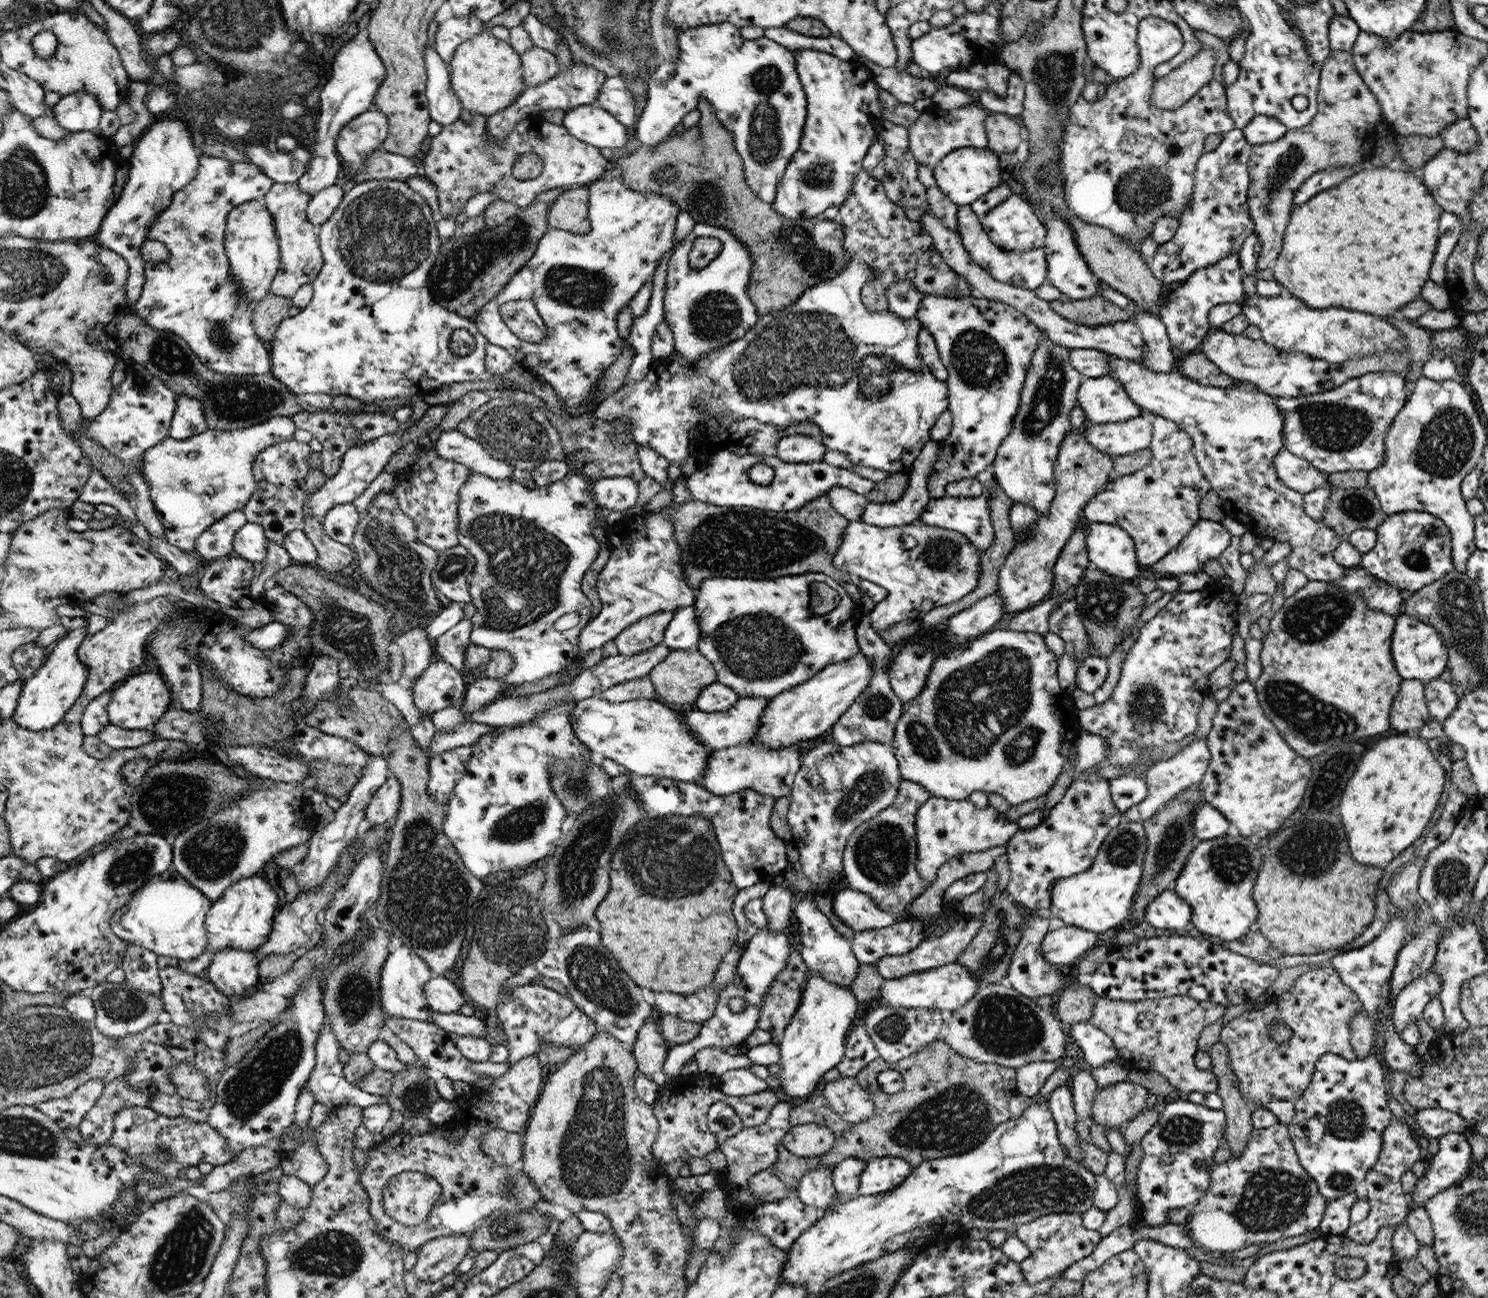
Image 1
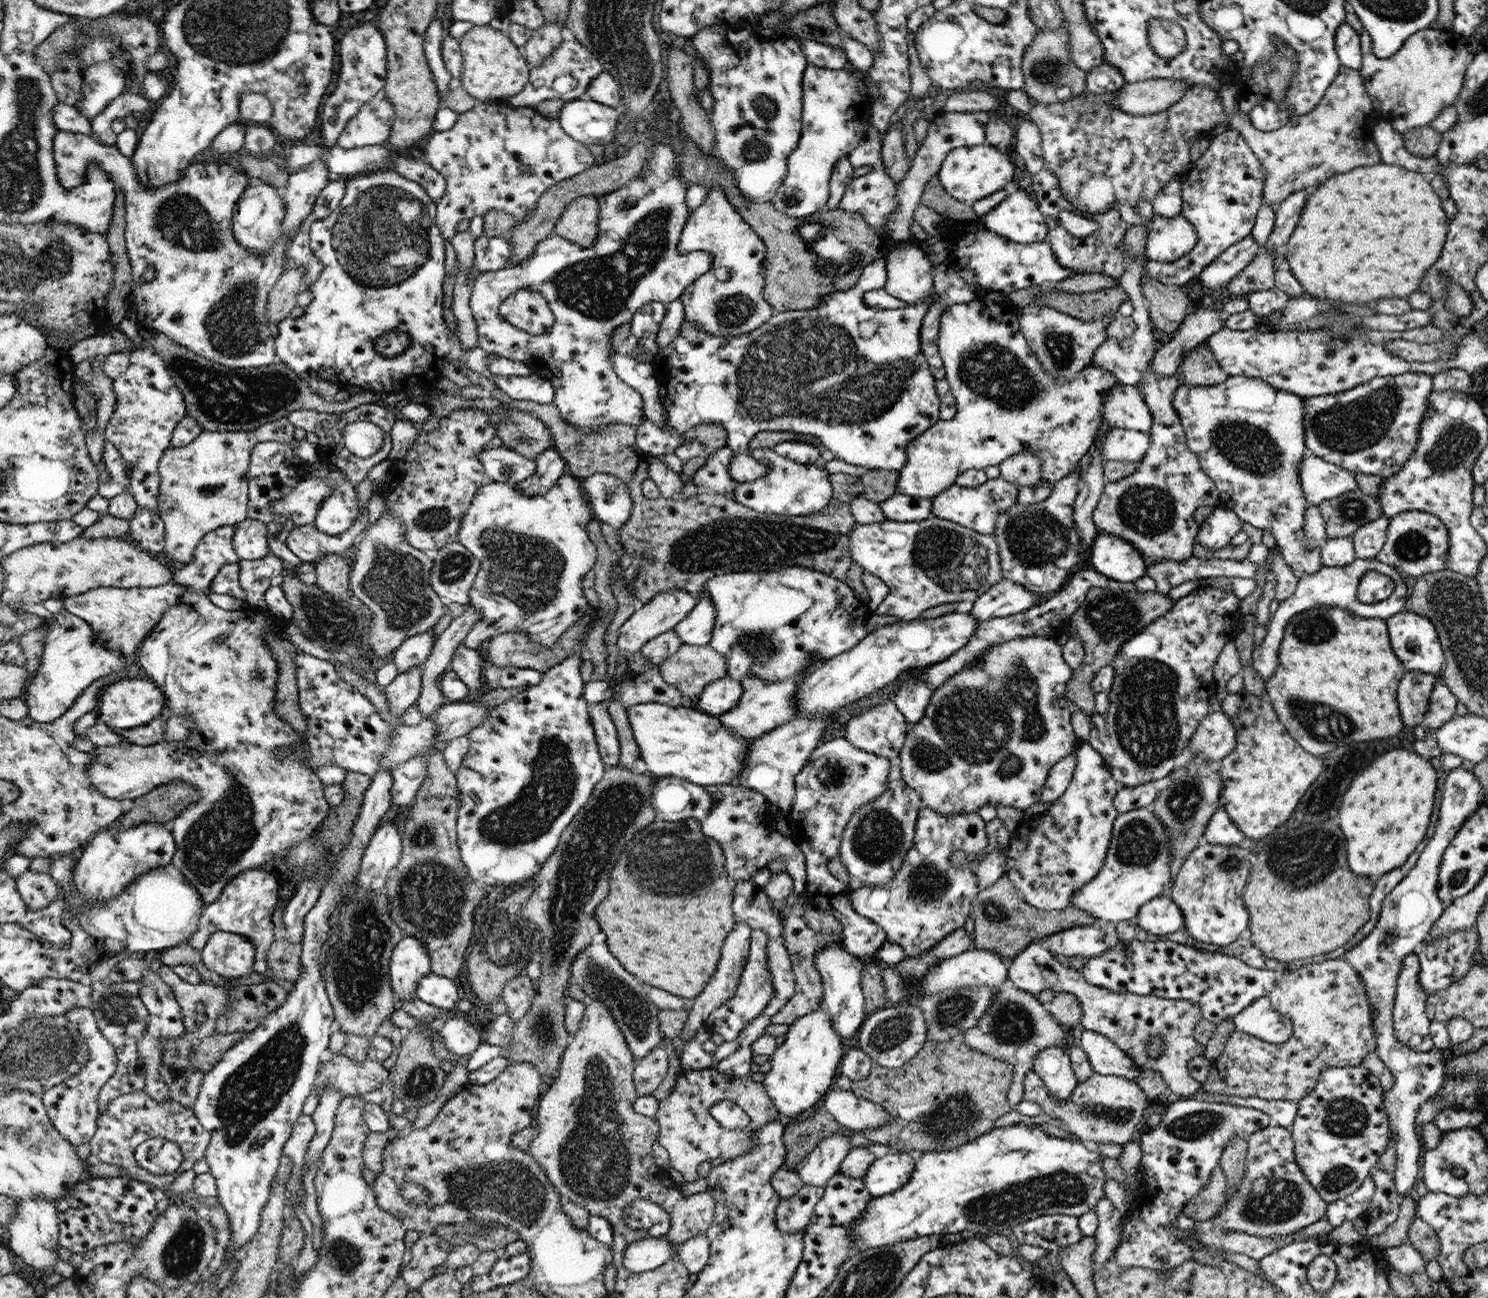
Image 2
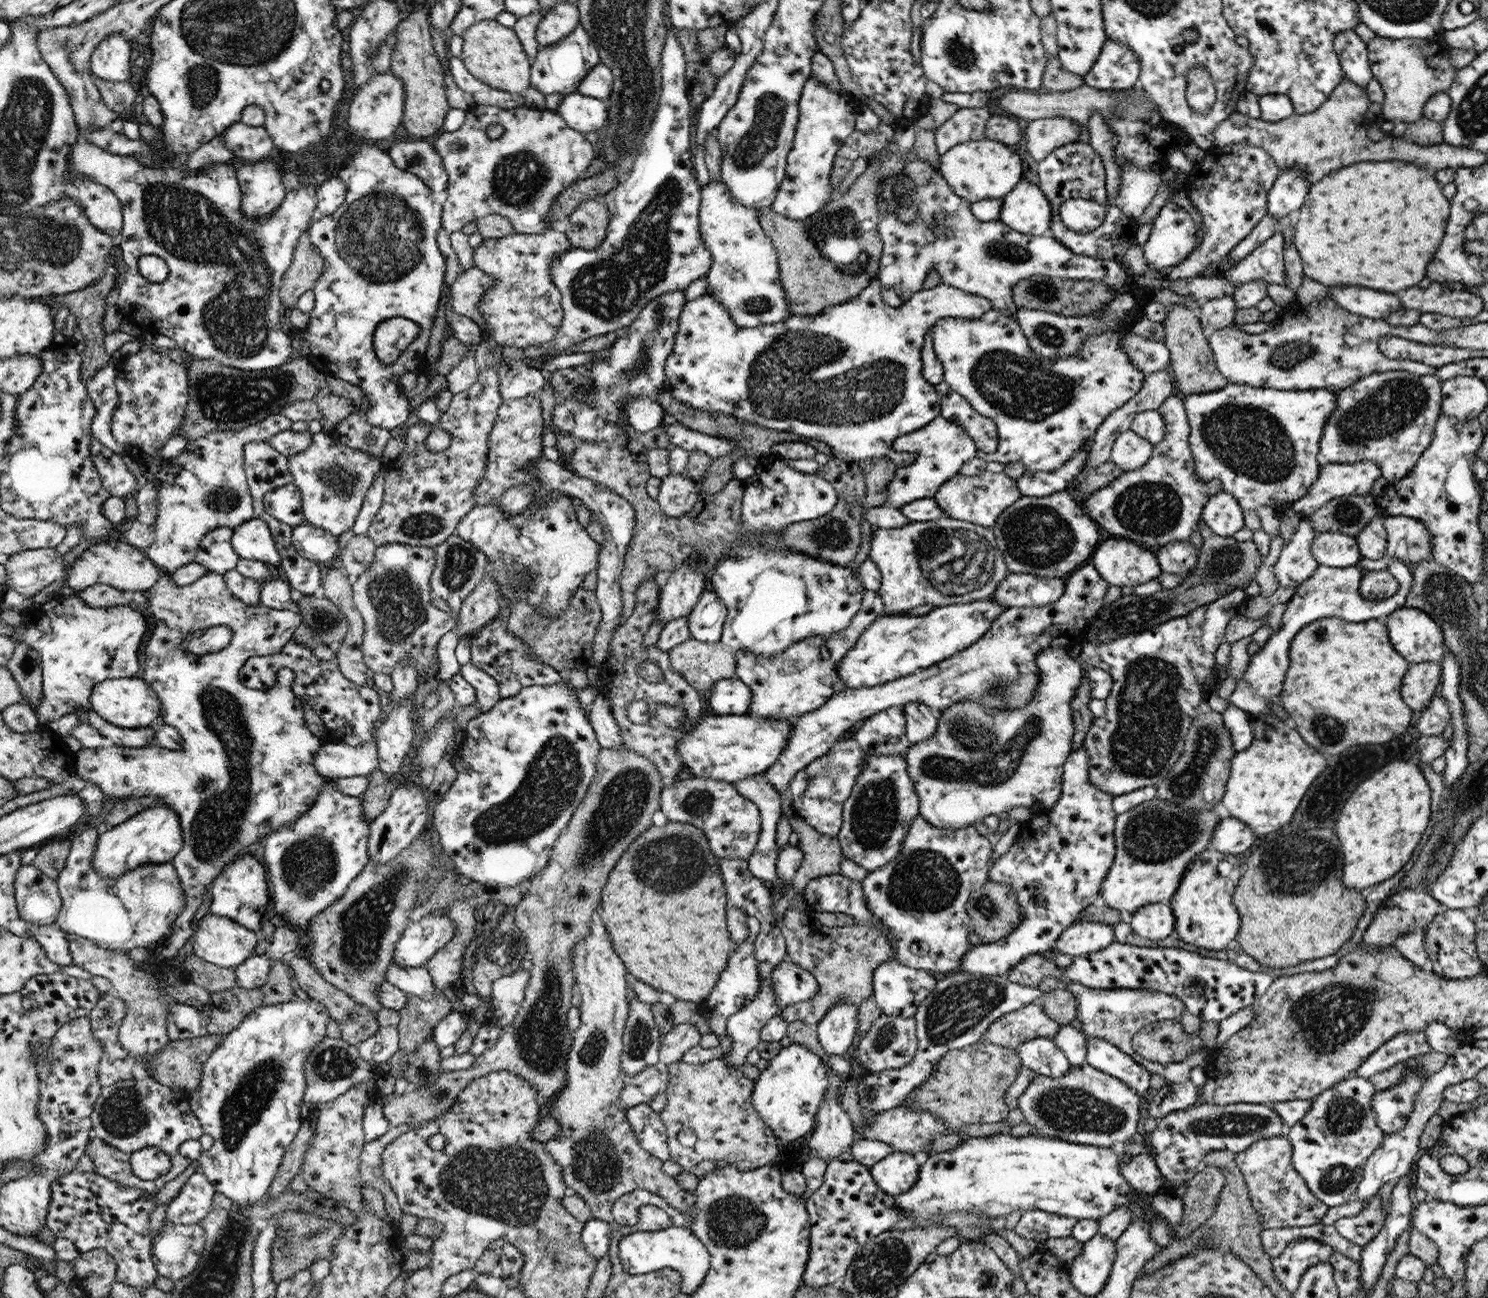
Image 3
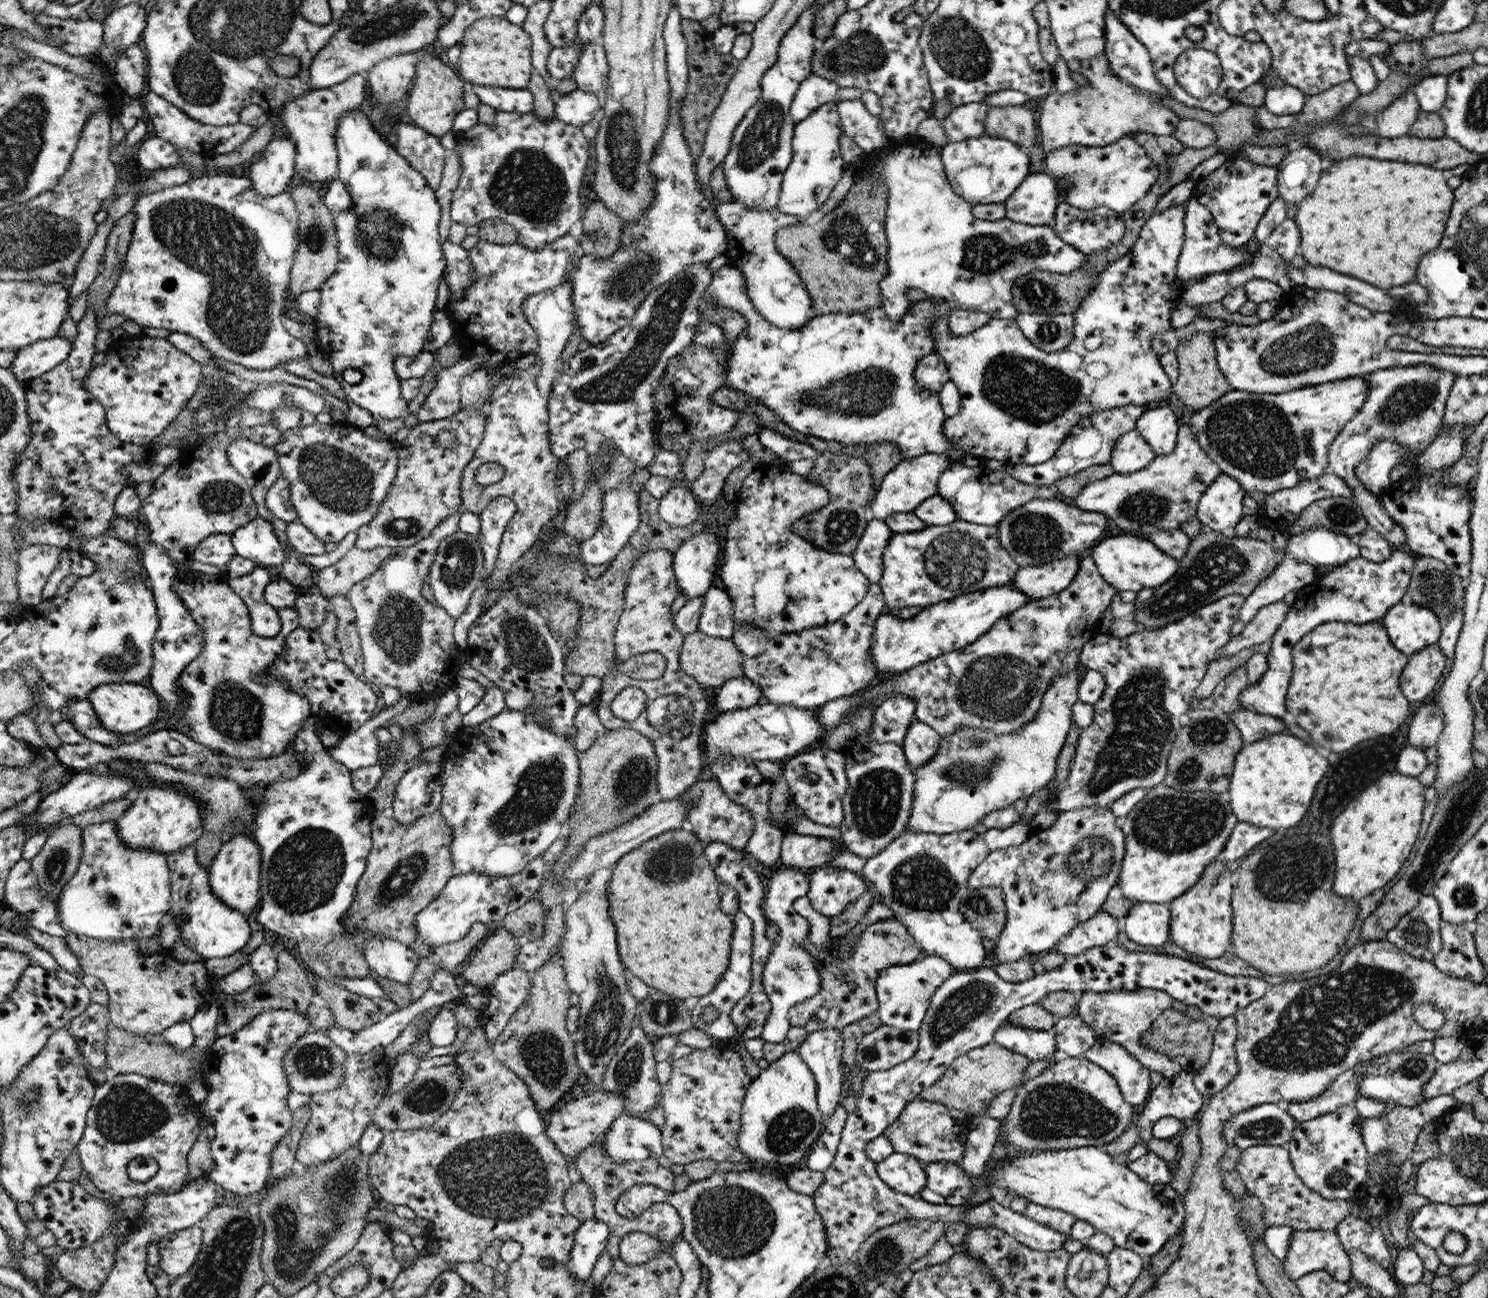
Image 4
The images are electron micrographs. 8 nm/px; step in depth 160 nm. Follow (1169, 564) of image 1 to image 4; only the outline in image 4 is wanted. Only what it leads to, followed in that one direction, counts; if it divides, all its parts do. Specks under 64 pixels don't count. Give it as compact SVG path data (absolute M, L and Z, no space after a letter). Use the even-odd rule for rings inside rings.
M1221 473L1200 498L1196 517L1213 532L1234 529L1244 516L1242 498L1246 494L1248 492L1235 478Z

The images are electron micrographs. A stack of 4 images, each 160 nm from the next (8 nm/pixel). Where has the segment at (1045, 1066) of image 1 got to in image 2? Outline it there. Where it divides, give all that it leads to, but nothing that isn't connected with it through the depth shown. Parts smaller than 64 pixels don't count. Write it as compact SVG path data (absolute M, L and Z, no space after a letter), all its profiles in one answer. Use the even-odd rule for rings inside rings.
M1030 1070L1024 1080L1024 1100L1042 1108L1042 1114L1050 1116L1054 1124L1065 1128L1082 1143L1095 1146L1100 1143L1126 1144L1142 1120L1147 1108L1147 1097L1140 1086L1120 1076L1101 1076L1094 1073L1090 1079L1076 1084L1072 1095L1064 1101L1054 1101L1040 1076Z

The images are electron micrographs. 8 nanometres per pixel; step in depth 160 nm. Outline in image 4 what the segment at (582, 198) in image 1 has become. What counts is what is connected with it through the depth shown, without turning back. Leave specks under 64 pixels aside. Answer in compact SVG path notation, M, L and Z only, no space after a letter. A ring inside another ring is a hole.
M594 201L585 209L578 227L580 248L587 255L606 258L621 246L624 224L602 201Z

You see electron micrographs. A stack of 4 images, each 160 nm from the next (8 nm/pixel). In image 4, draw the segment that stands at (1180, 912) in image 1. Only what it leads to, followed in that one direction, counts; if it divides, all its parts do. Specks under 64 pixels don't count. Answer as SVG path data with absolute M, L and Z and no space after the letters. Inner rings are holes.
M1171 903L1135 904L1125 917L1125 933L1142 946L1162 946L1170 936Z

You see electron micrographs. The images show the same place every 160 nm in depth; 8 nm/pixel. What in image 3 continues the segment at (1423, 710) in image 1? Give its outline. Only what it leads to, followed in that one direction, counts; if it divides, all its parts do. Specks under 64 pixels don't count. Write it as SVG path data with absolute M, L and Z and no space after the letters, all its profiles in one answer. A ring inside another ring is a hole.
M1419 662L1410 666L1402 678L1402 698L1412 710L1424 710L1440 688L1441 666L1438 662Z

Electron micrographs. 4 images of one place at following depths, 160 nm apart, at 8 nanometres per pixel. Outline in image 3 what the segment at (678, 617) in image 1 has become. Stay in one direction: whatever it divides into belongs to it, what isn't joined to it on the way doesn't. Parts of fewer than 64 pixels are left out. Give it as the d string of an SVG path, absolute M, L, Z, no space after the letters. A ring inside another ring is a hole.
M707 589L690 612L692 638L704 643L718 643L728 614L727 606L718 594Z

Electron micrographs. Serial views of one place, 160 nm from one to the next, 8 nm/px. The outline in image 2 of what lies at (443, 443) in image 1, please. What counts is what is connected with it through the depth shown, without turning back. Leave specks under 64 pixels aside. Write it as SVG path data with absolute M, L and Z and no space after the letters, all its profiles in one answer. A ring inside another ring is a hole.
M484 447L478 454L485 472L494 482L518 485L532 476L537 469L534 459L528 459L504 447Z

